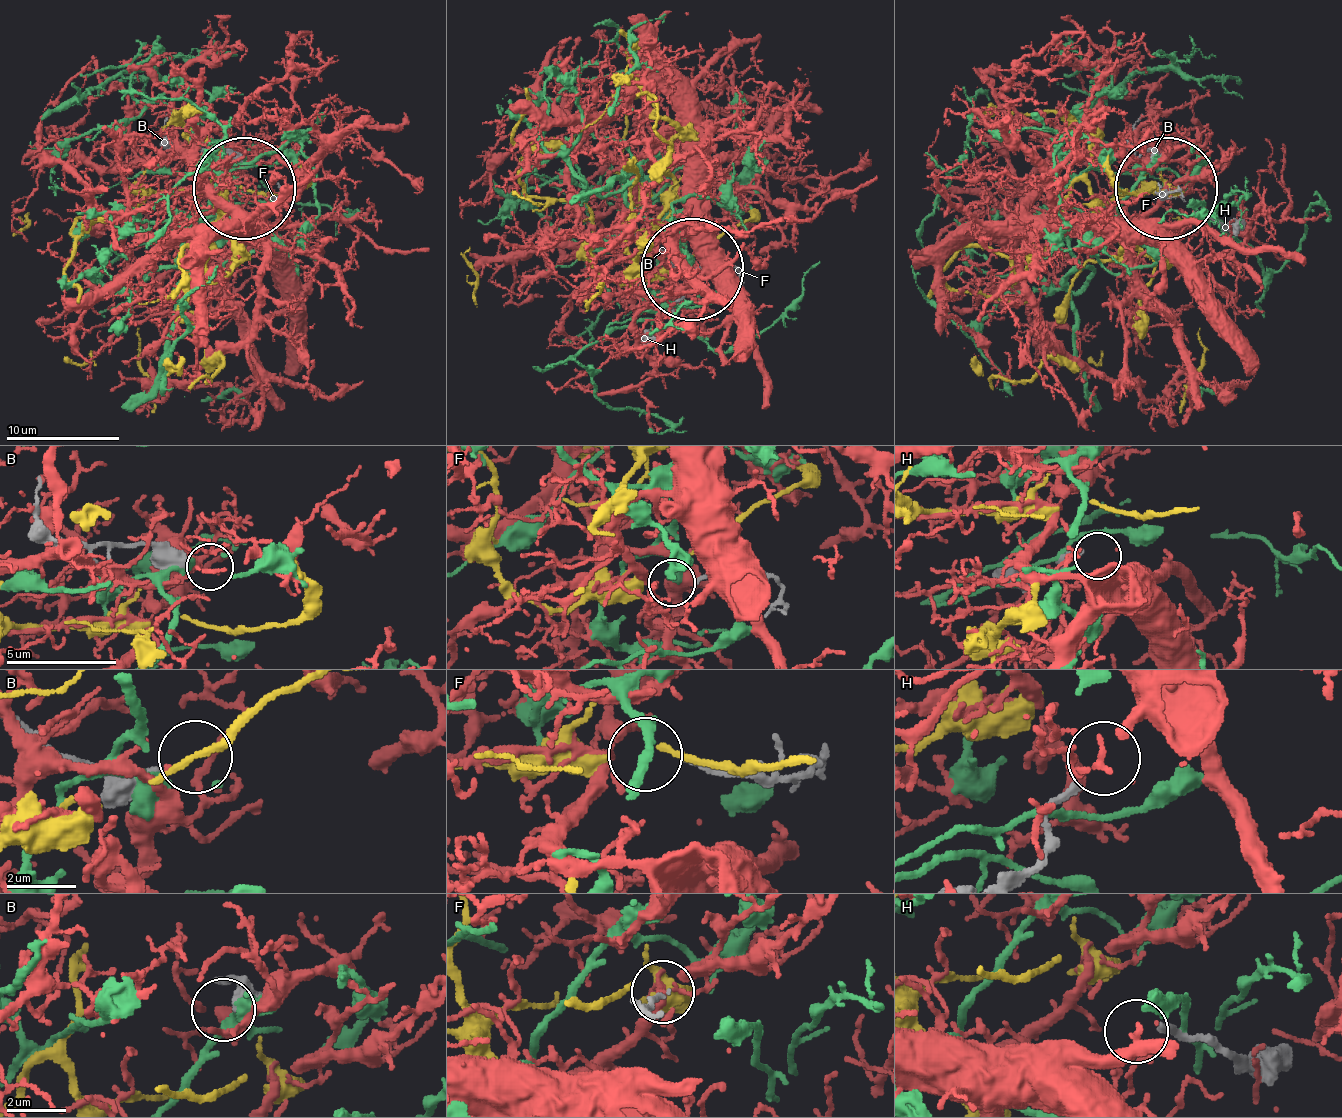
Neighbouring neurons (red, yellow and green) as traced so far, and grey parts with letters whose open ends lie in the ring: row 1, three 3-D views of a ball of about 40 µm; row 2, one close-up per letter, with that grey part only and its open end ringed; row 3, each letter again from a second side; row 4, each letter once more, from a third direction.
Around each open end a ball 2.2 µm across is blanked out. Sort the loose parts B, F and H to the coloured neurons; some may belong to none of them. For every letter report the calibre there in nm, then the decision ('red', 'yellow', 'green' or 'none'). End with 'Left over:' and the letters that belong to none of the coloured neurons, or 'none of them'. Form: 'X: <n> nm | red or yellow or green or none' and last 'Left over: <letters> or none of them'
B: 480 nm | none
F: 200 nm | red
H: 240 nm | none
Left over: B, H

